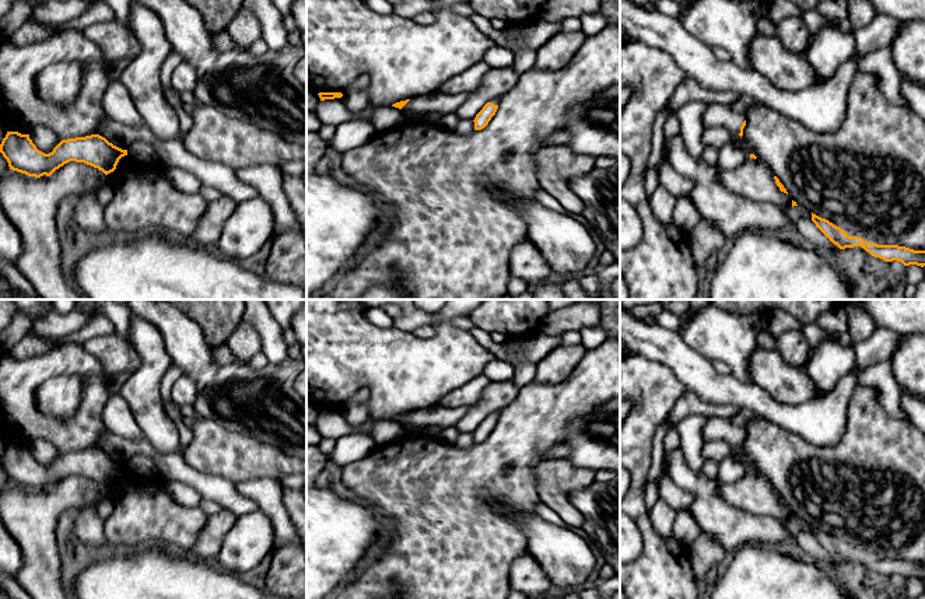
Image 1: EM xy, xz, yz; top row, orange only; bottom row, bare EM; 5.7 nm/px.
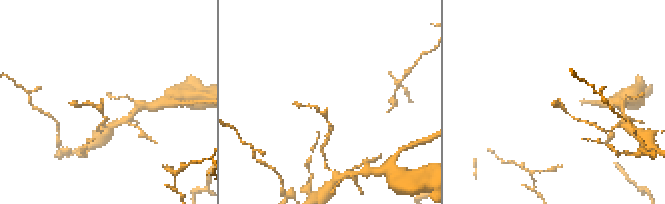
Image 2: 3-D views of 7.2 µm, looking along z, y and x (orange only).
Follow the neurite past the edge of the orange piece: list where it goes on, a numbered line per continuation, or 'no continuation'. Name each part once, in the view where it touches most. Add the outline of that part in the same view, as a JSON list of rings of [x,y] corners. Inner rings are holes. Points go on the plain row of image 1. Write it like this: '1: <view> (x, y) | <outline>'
1: yz (722, 428) | [[[711,417],[702,430],[704,441],[722,439],[739,449],[740,439],[746,434],[743,427],[736,427],[730,418]]]

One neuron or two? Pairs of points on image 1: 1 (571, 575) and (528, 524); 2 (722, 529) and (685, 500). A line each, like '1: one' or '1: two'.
1: one
2: two

